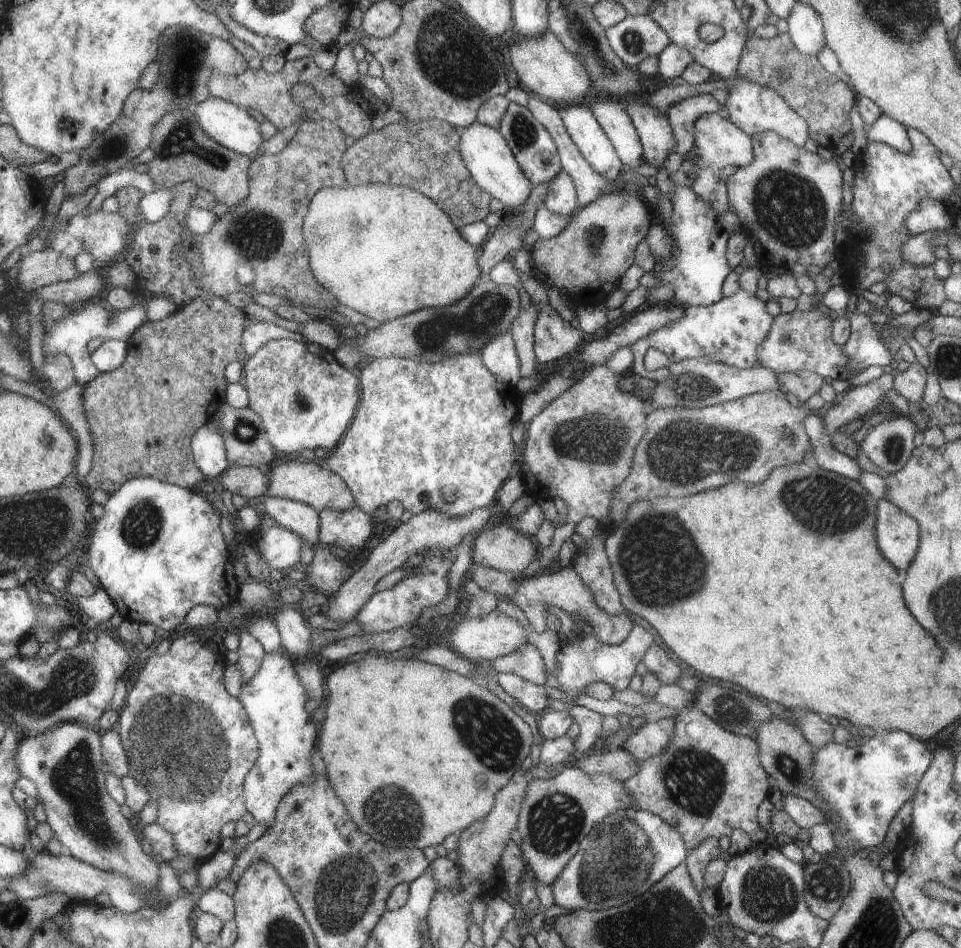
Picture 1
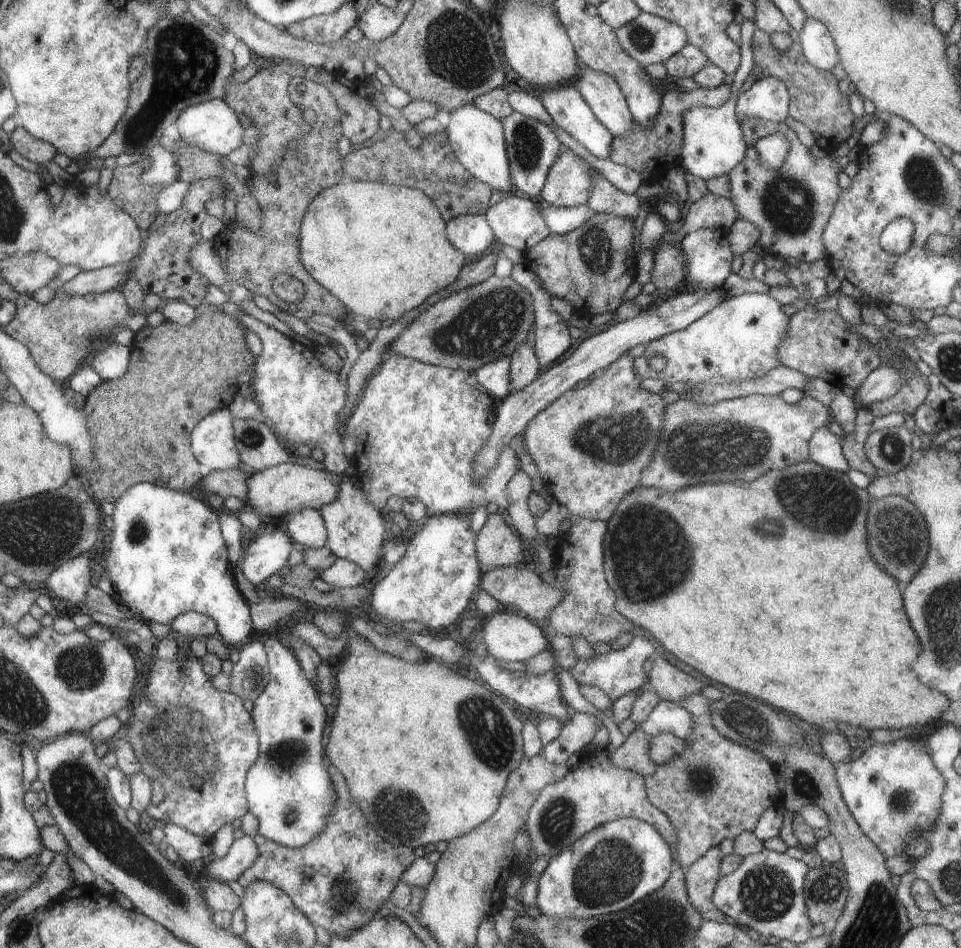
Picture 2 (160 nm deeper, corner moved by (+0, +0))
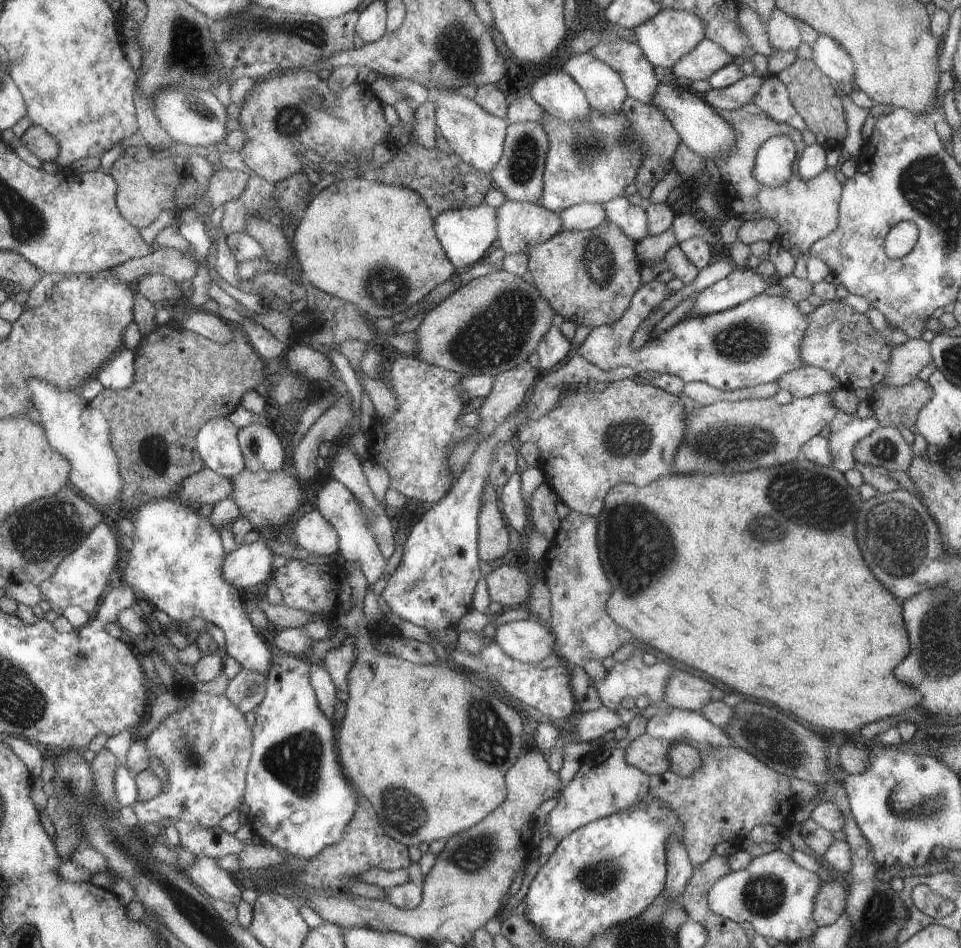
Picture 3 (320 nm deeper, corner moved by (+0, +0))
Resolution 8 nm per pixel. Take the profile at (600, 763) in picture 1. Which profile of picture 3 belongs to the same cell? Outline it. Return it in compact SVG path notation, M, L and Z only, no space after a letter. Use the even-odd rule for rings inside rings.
M648 733L635 738L625 749L625 758L632 766L645 773L661 775L671 768L669 753L673 744L669 740L652 738Z

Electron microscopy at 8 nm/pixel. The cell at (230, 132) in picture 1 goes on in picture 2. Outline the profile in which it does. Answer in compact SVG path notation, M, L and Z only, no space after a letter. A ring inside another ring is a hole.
M212 99L182 109L175 120L180 140L192 147L218 156L227 156L242 144L242 124L235 111L224 99Z

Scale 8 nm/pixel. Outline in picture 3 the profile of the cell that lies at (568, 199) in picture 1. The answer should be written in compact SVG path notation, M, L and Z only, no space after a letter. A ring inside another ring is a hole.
M592 108L588 118L563 121L544 111L541 125L549 143L540 206L561 213L572 205L605 203L628 196L626 186L635 184L643 164L643 150L638 141L623 139L631 128L631 122L623 112L604 114Z

